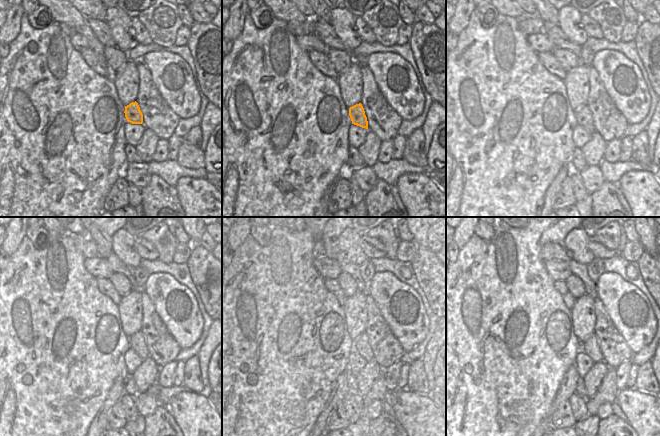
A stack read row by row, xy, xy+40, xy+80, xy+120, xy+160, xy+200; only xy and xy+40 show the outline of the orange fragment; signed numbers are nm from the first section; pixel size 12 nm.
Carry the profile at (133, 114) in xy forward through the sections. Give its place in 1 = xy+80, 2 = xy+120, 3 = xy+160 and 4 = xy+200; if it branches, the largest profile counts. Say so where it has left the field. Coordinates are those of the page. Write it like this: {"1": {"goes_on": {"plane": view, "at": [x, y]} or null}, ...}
{"1": {"goes_on": {"plane": "xy+80", "at": [583, 114]}}, "2": {"goes_on": {"plane": "xy+120", "at": [137, 342]}}, "3": {"goes_on": {"plane": "xy+160", "at": [361, 344]}}, "4": {"goes_on": {"plane": "xy+200", "at": [590, 347]}}}

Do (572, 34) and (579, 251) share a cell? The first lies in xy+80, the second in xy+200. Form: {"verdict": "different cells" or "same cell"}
{"verdict": "same cell"}

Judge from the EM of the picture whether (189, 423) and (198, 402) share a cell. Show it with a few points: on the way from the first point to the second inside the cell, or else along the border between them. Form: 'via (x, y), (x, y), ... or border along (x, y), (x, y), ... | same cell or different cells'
via (194, 418), (195, 407) | same cell

